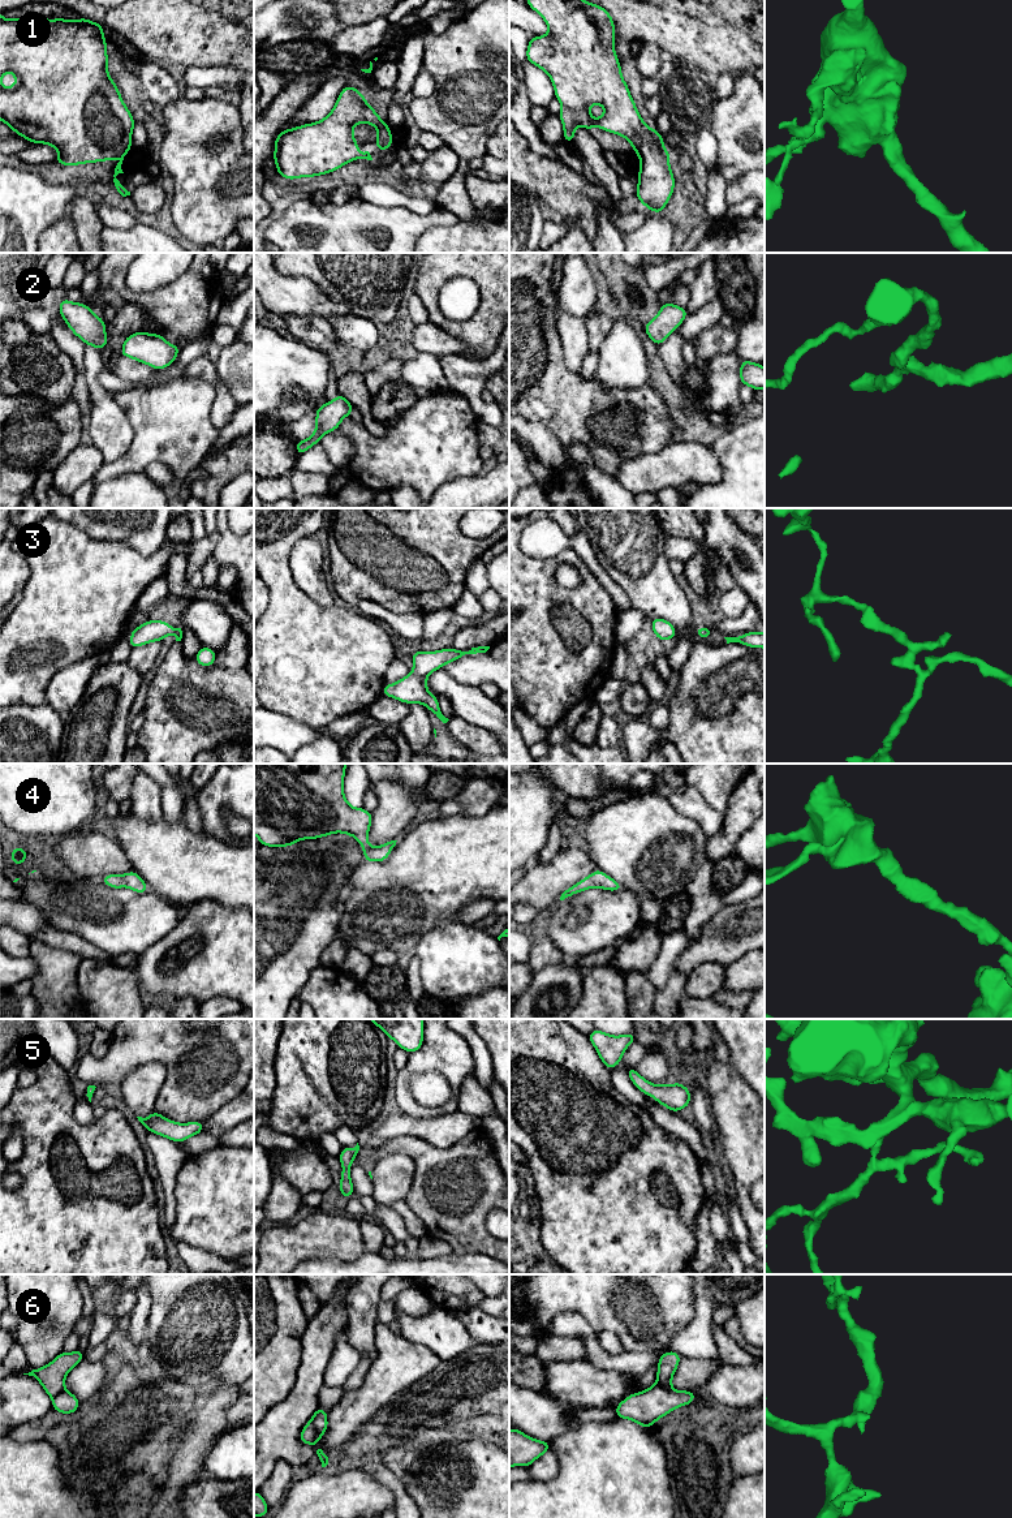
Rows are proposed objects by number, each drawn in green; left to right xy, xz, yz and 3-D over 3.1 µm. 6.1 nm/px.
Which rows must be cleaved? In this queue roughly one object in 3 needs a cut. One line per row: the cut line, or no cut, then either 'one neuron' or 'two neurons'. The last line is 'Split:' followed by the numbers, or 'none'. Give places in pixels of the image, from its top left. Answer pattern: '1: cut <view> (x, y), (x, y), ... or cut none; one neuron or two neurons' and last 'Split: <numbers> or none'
1: cut none; one neuron
2: cut none; one neuron
3: cut none; one neuron
4: cut none; one neuron
5: cut none; one neuron
6: cut xz (309, 1422), (317, 1435), (314, 1444); two neurons
Split: 6

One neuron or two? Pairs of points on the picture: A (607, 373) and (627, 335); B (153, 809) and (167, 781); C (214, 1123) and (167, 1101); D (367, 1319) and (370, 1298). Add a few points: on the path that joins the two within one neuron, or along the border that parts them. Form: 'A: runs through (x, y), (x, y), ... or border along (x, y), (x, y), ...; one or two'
A: runs through (616, 364), (621, 358), (623, 344); one
B: border along (150, 777), (162, 788); two
C: border along (231, 1100), (223, 1104), (205, 1122); two
D: runs through (367, 1314), (367, 1303); one

